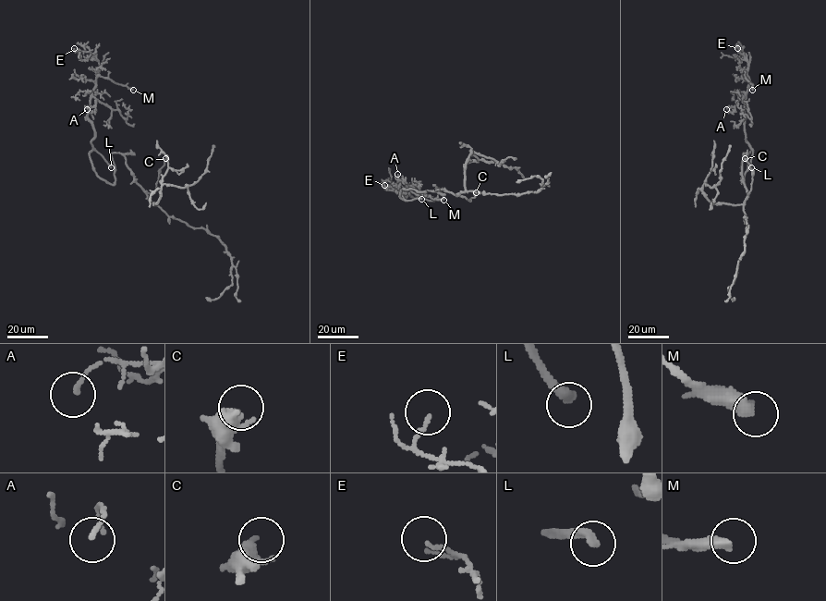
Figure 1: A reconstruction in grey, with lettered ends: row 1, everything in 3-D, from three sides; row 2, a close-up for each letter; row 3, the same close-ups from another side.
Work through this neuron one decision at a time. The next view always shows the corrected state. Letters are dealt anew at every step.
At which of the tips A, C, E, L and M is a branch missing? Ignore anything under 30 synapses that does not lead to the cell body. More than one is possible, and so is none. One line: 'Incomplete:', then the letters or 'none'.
Incomplete: M

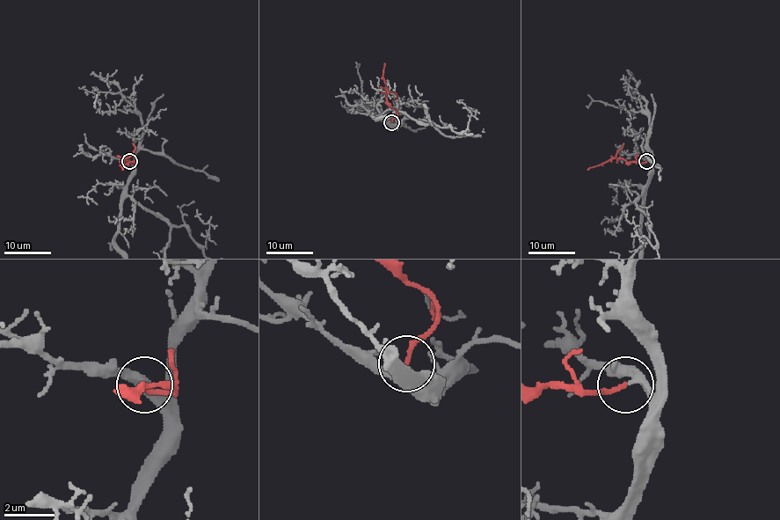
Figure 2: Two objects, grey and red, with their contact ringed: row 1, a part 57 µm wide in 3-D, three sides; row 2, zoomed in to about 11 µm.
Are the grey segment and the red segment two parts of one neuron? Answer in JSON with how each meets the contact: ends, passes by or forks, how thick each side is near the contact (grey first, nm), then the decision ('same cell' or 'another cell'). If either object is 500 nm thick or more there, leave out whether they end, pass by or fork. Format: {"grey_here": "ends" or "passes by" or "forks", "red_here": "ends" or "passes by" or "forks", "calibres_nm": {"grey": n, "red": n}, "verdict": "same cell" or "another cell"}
{"grey_here": "passes by", "red_here": "ends", "calibres_nm": {"grey": 280, "red": 170}, "verdict": "same cell"}

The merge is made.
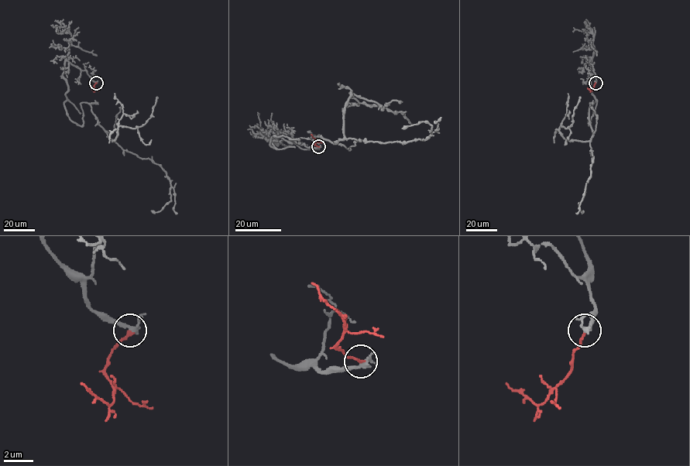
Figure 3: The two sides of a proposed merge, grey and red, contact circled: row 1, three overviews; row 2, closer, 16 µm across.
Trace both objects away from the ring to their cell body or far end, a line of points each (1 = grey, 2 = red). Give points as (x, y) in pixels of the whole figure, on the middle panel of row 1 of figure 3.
1: (319, 146), (268, 141), (407, 142), (424, 139), (431, 125), (401, 128)
2: (319, 146), (314, 144), (315, 139), (310, 135)

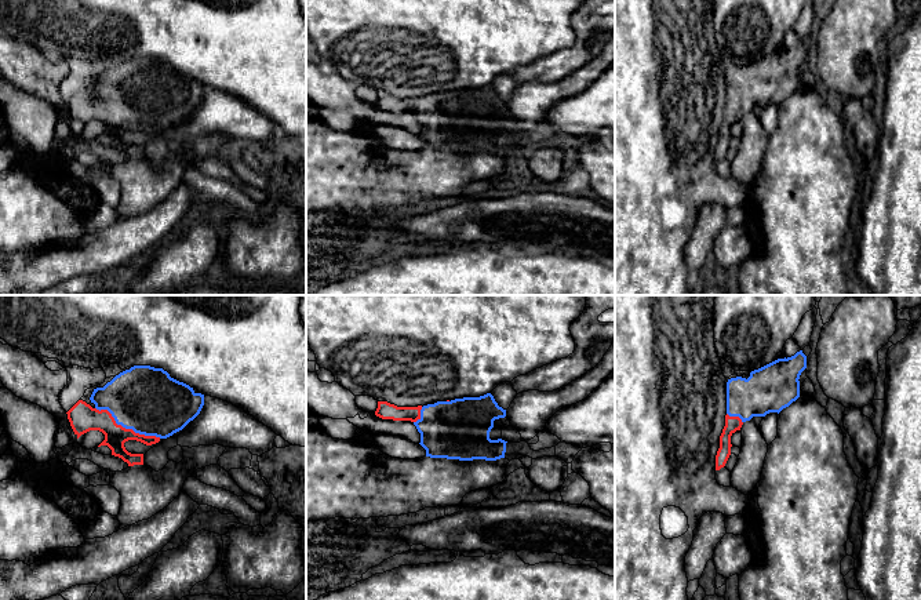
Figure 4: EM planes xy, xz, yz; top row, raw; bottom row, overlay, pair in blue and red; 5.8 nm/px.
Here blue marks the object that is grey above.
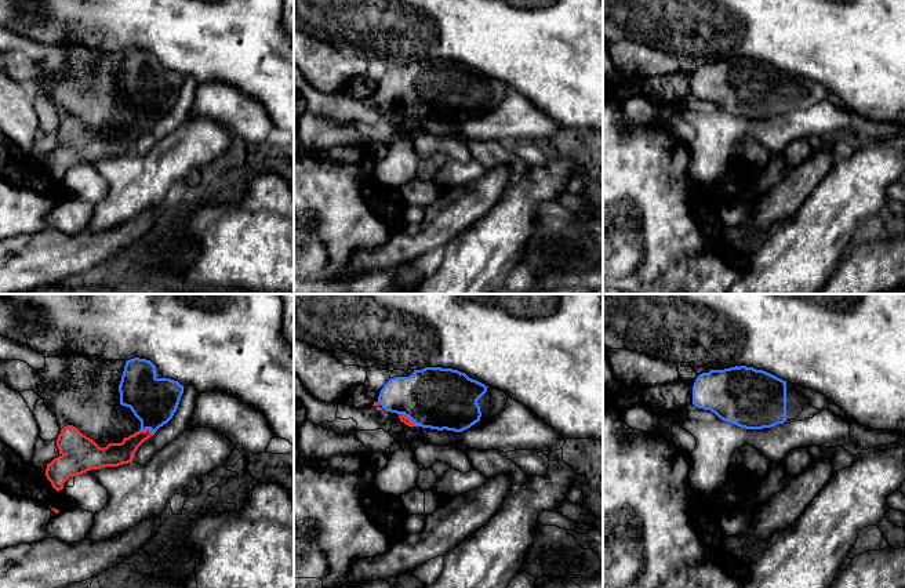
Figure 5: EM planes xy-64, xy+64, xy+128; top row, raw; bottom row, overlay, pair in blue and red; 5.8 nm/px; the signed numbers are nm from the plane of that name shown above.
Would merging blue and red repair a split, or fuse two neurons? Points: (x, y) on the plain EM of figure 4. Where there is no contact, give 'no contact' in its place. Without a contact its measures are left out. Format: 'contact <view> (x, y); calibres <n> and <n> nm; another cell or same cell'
contact xy (127, 119); calibres 380 and 150 nm; same cell

